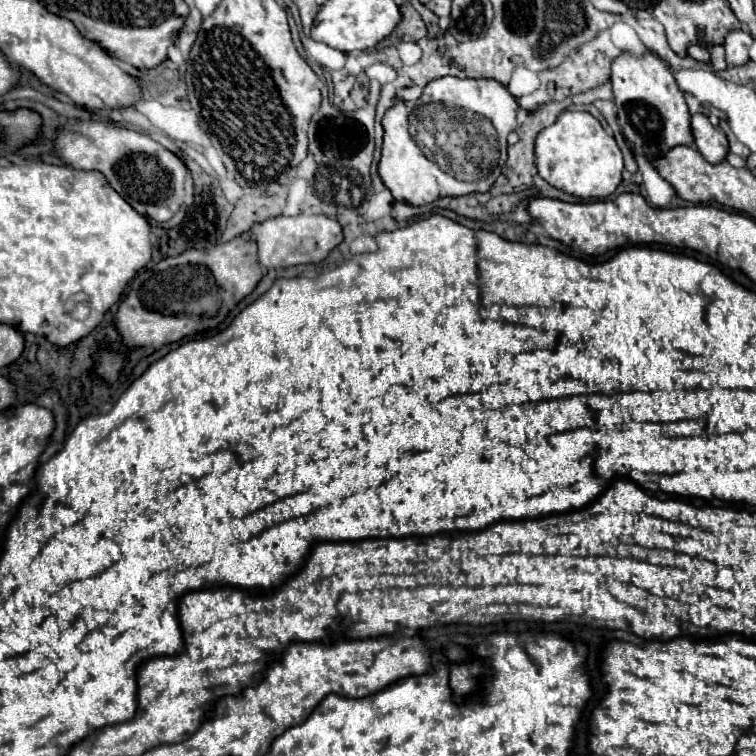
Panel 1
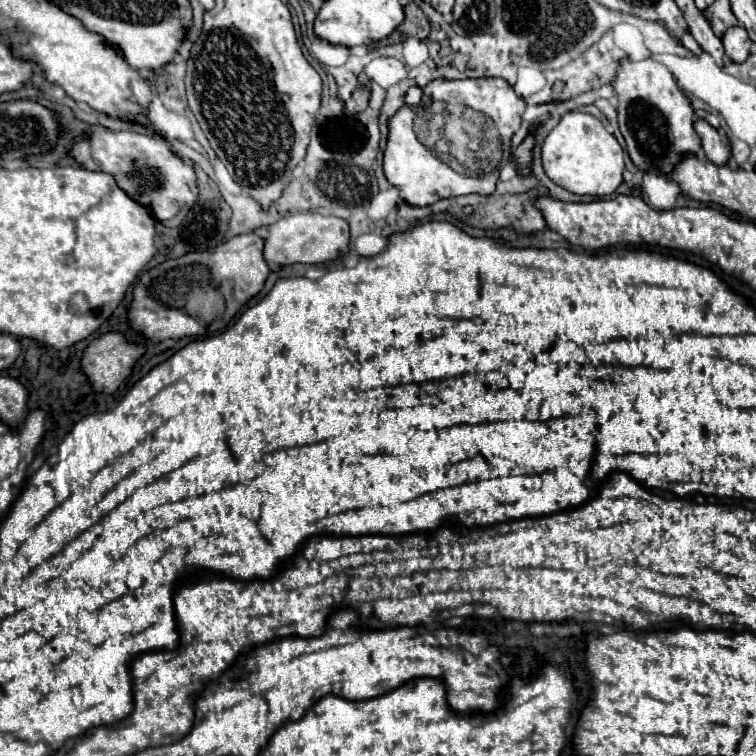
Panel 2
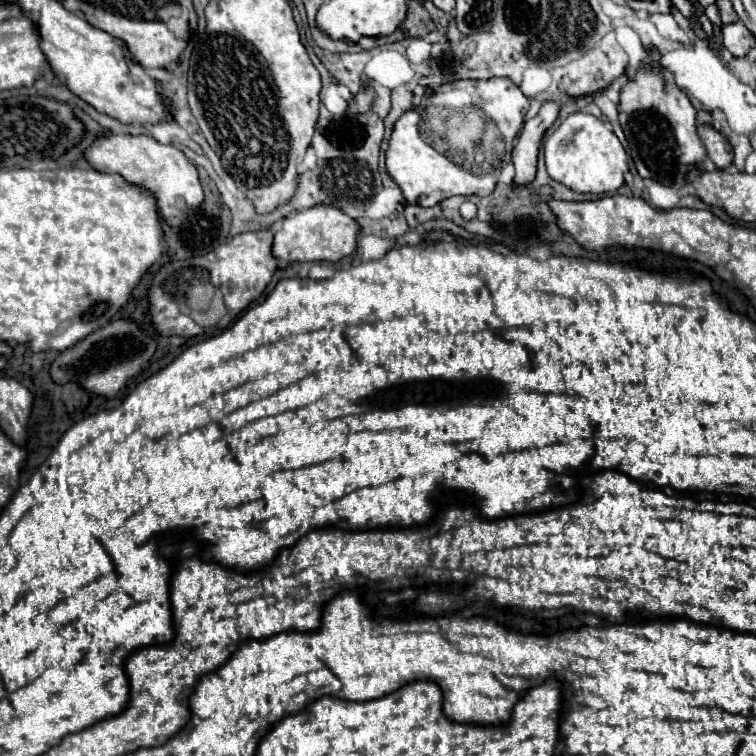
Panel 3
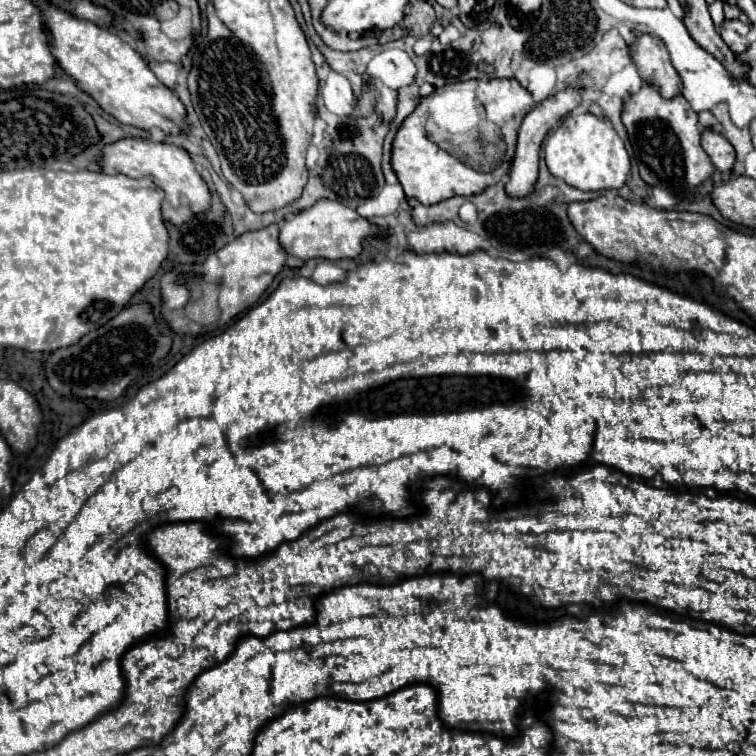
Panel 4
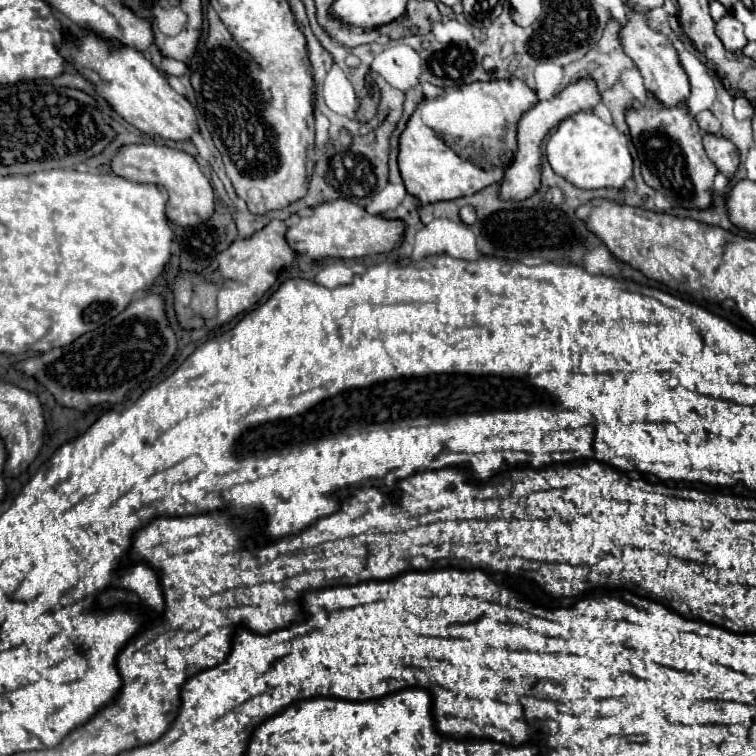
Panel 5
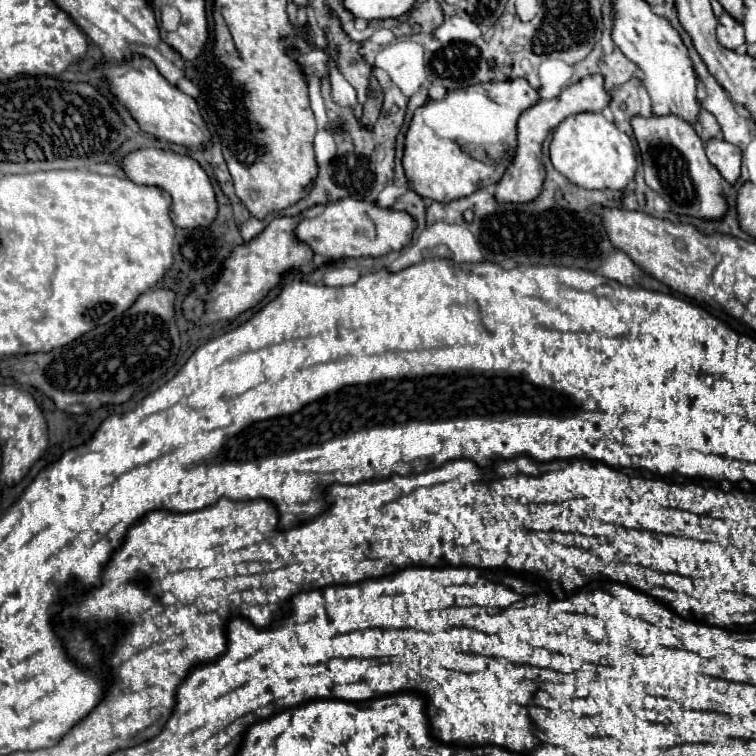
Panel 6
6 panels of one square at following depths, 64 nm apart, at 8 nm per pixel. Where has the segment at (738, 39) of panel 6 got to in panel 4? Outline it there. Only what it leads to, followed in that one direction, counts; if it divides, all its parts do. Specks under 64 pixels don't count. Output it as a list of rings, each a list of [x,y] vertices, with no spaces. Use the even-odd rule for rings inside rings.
[[[724,20],[718,26],[718,34],[734,54],[740,54],[748,48],[748,38],[746,38],[748,26],[742,24],[740,20]]]

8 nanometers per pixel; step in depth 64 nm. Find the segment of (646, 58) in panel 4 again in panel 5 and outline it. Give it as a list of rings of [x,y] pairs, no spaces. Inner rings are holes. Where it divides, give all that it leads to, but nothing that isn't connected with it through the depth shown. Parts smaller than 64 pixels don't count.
[[[634,4],[628,6],[632,8],[632,16],[622,24],[618,32],[624,52],[632,58],[632,62],[642,72],[644,86],[650,96],[654,96],[666,108],[684,104],[688,100],[688,74],[684,72],[684,68],[680,68],[680,56],[676,56],[676,48],[672,48],[672,40],[668,40],[664,32],[650,26],[646,10],[636,8]]]

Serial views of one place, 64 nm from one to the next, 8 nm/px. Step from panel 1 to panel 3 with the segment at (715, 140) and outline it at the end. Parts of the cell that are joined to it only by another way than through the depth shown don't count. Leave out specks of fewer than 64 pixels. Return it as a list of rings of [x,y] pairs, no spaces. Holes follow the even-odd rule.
[[[698,126],[698,134],[702,138],[702,144],[708,152],[708,158],[720,168],[720,170],[726,170],[728,166],[732,166],[732,146],[728,144],[728,140],[718,132],[714,130],[712,126]]]

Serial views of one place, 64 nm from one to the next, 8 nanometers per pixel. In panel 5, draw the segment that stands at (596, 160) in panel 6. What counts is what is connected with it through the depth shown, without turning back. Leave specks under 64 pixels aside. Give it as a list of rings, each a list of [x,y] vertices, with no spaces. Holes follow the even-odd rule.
[[[578,112],[558,124],[546,144],[546,156],[552,170],[566,178],[570,184],[594,190],[594,188],[622,188],[632,178],[632,156],[628,150],[628,138],[606,124],[594,112]]]

